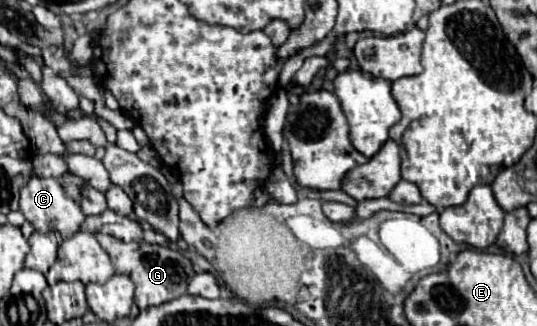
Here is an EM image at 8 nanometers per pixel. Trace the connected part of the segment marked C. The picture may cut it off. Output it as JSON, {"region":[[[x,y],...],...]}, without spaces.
{"region":[[[31,177],[29,183],[21,189],[21,199],[19,199],[19,211],[25,215],[27,221],[33,223],[37,231],[59,231],[63,237],[71,237],[77,233],[79,223],[83,223],[85,215],[81,207],[67,197],[61,181],[51,179],[51,177]]]}

